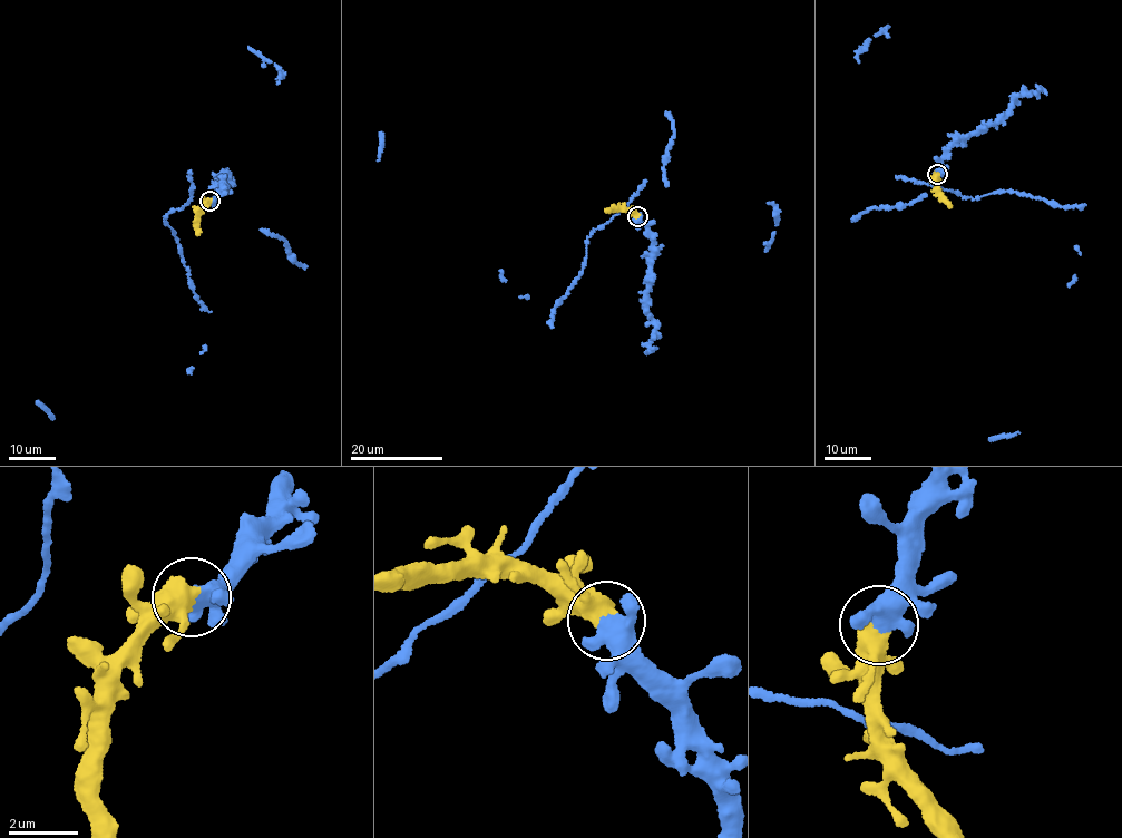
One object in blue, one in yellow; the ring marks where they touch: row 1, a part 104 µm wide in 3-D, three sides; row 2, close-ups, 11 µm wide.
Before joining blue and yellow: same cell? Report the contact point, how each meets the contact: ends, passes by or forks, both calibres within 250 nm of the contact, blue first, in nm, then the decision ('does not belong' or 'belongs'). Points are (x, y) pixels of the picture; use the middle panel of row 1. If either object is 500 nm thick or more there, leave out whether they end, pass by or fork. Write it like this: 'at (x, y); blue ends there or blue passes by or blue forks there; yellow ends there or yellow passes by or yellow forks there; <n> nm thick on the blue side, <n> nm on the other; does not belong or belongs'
at (637, 216); 440 nm thick on the blue side, 500 nm on the other; belongs

